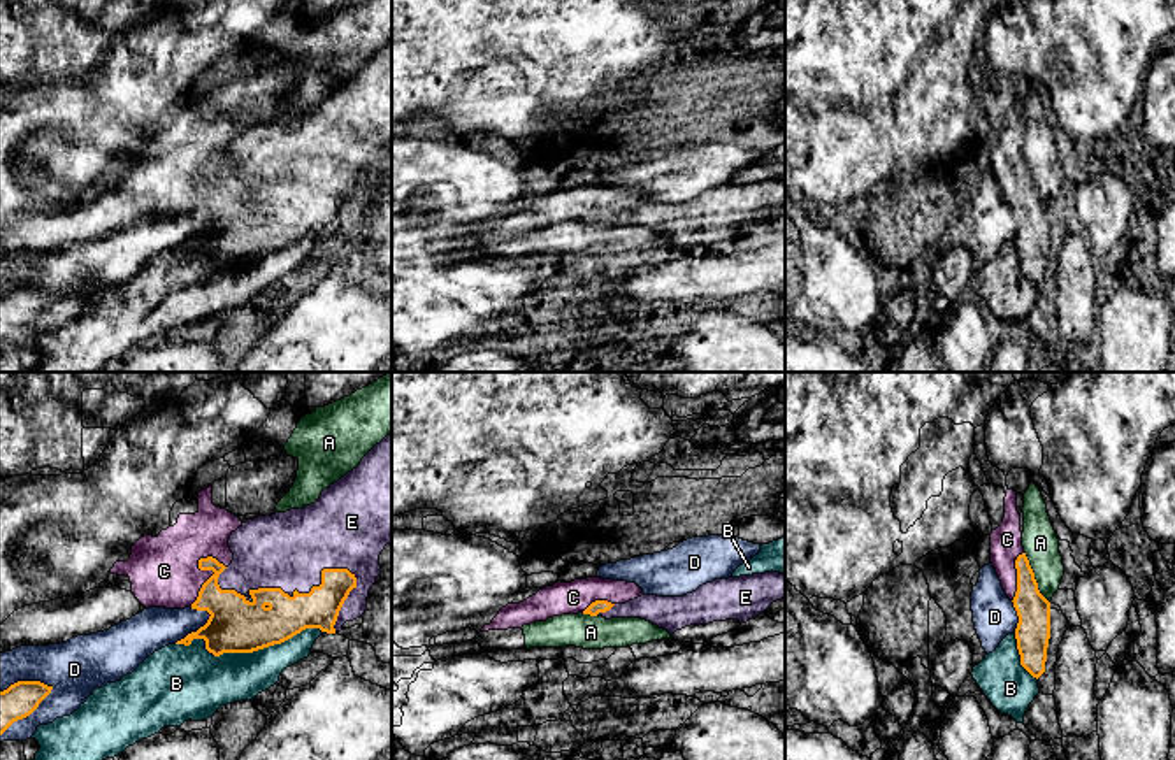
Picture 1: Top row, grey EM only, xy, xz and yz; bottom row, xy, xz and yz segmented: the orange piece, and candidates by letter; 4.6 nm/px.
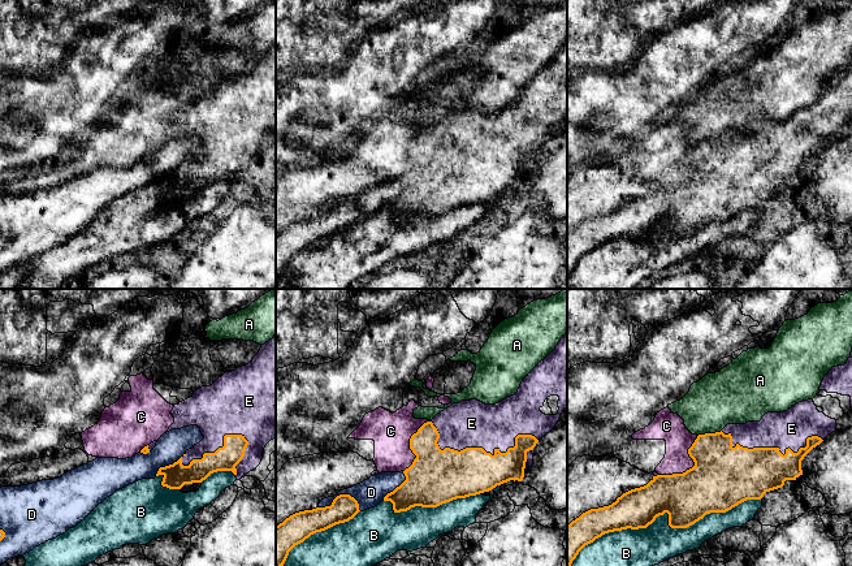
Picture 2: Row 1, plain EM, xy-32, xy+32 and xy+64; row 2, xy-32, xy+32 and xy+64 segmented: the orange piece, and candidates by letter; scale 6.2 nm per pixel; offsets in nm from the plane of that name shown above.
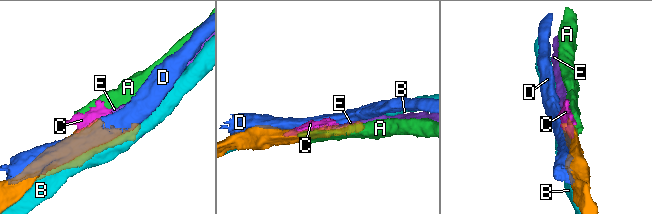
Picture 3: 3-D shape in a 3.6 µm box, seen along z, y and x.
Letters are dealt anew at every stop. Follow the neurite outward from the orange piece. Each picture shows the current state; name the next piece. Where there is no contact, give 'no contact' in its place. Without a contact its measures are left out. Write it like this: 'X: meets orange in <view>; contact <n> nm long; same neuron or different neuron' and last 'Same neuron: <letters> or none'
A: meets orange in yz; contact 260 nm long; different neuron
B: meets orange in xy; contact 700 nm long; different neuron
C: meets orange in xy; contact 260 nm long; different neuron
D: meets orange in xy; contact 340 nm long; different neuron
E: meets orange in xy; contact 500 nm long; same neuron
Same neuron: E

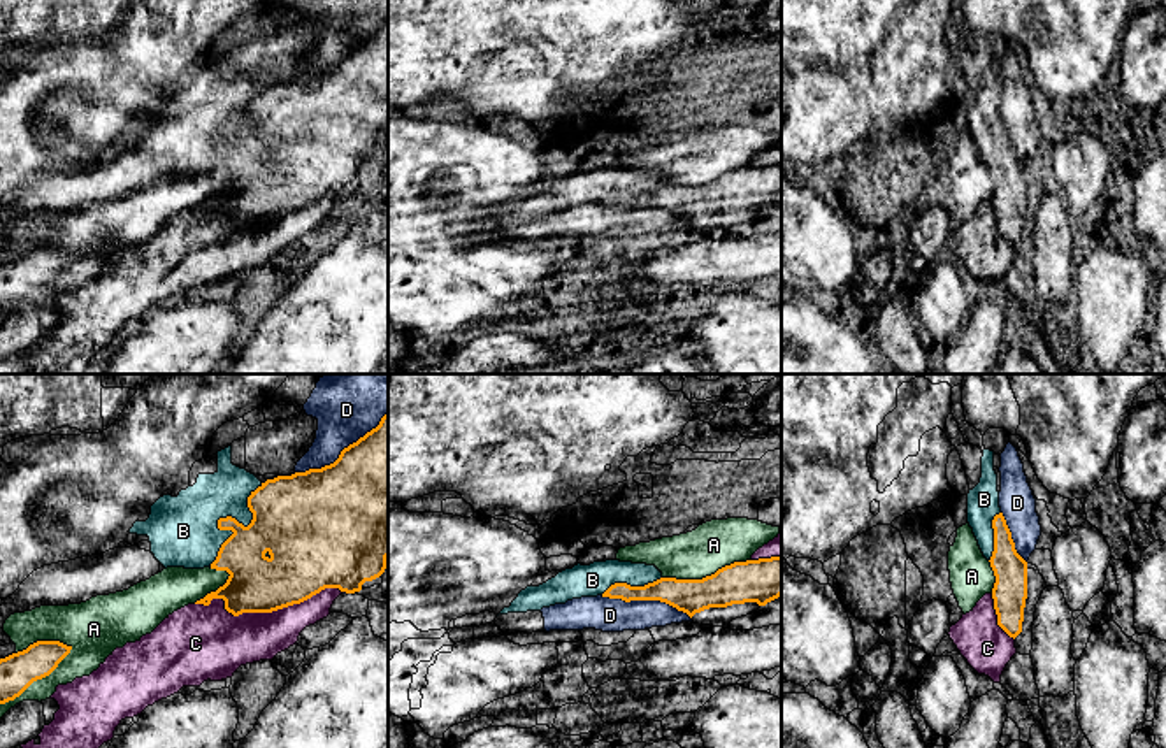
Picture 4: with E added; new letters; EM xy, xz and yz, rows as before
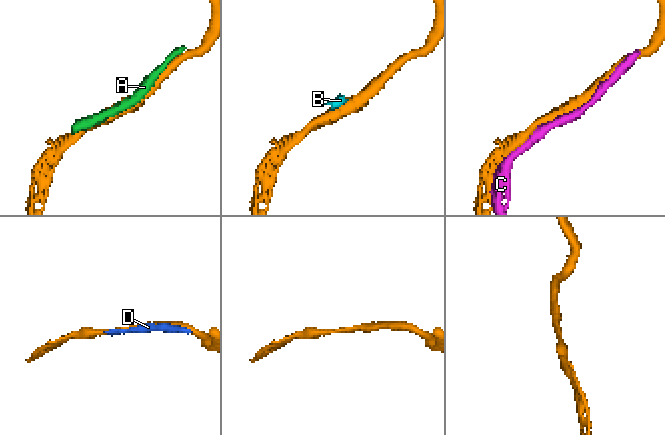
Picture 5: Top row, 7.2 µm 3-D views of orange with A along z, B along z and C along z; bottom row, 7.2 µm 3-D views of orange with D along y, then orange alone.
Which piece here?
A: meets orange in xy; contact 420 nm long; different neuron
B: meets orange in xy; contact 460 nm long; different neuron
C: meets orange in xy; contact 700 nm long; different neuron
D: meets orange in xy; contact 500 nm long; different neuron
Same neuron: none

